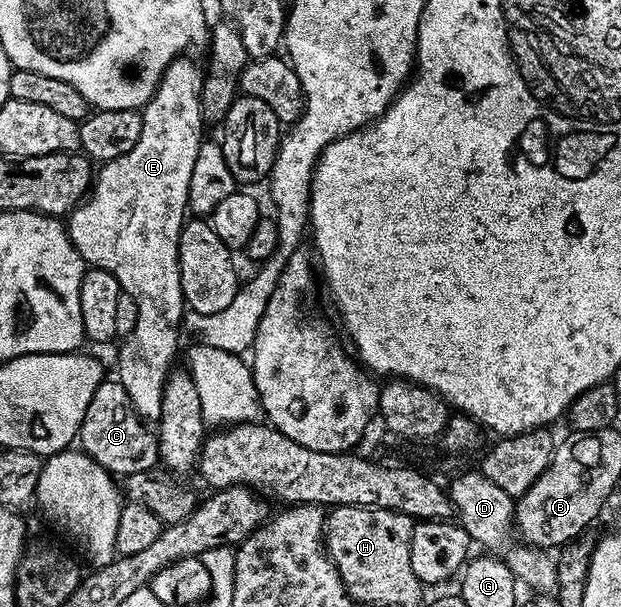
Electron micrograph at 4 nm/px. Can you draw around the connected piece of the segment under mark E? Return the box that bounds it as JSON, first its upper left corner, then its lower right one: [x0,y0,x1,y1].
[65,55,205,423]

